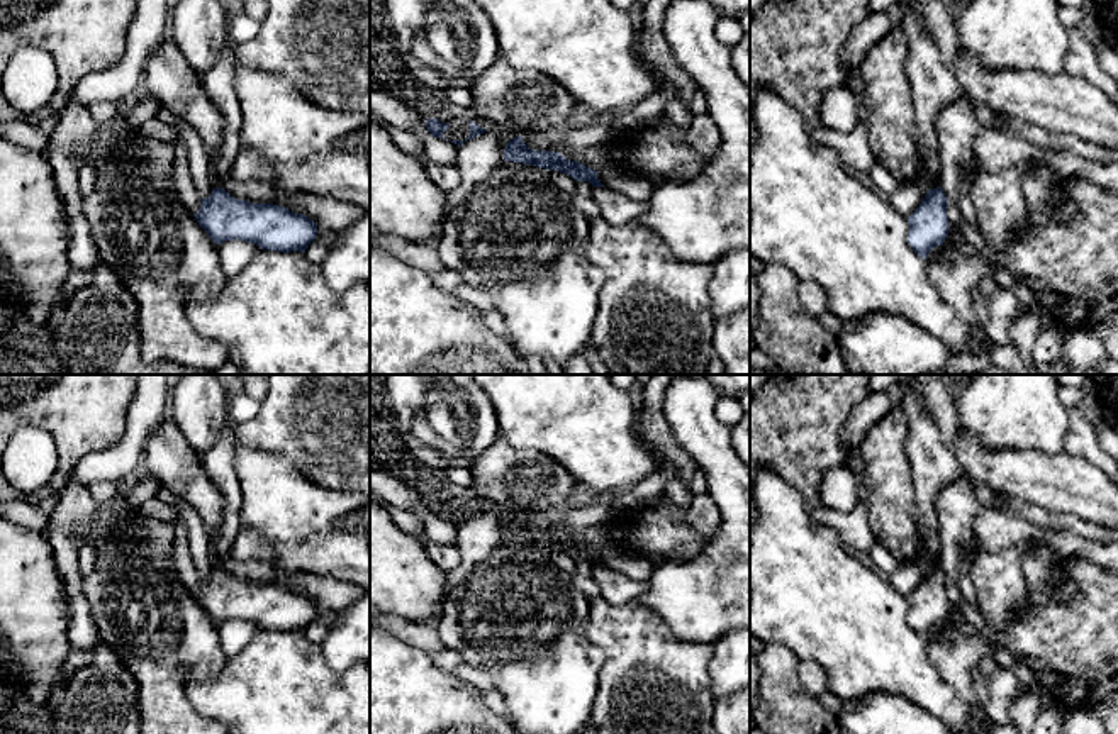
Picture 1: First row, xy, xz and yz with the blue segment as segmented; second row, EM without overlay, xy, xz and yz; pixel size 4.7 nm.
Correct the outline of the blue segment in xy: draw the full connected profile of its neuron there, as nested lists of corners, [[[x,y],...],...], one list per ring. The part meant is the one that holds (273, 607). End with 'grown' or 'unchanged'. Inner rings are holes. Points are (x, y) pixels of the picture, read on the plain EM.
[[[212,568],[193,597],[217,626],[241,619],[268,631],[305,632],[317,617],[317,603],[307,595],[273,583],[238,580],[224,568]]]; unchanged

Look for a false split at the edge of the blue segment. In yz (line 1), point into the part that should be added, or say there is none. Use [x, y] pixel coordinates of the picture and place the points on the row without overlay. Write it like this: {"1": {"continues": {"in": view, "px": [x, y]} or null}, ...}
{"1": {"continues": null}}

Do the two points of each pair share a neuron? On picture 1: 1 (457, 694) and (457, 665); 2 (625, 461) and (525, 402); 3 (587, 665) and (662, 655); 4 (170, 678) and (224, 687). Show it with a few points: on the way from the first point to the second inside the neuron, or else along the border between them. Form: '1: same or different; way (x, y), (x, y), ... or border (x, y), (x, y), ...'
1: different; border (430, 655), (438, 667), (467, 677), (477, 692)
2: same; way (599, 441), (560, 402), (550, 402)
3: different; border (587, 626), (587, 636), (603, 655), (594, 702)
4: different; border (223, 665), (189, 677), (187, 699), (201, 716)

